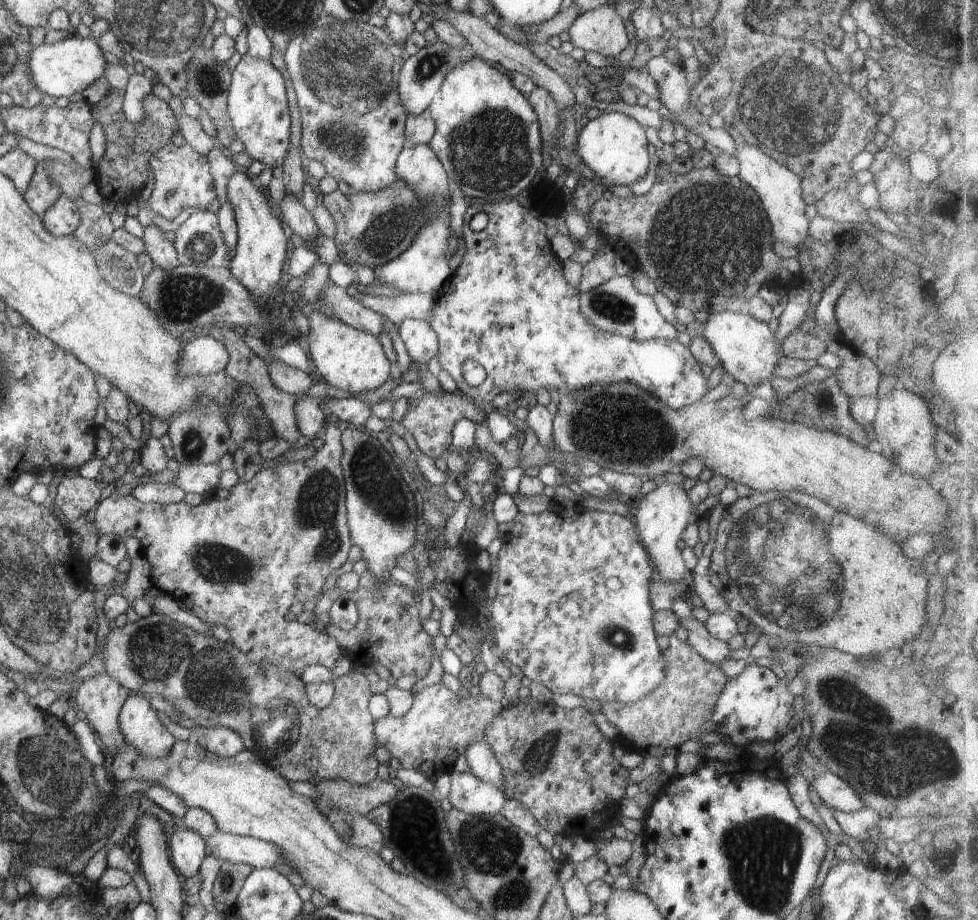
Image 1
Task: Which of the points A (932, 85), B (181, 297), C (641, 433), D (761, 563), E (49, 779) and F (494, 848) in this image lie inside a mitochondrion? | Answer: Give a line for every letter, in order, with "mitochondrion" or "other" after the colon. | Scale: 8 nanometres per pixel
A: other
B: mitochondrion
C: mitochondrion
D: mitochondrion
E: mitochondrion
F: mitochondrion

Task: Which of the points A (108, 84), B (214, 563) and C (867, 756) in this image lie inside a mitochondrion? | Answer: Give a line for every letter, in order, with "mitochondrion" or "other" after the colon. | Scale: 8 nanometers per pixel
A: other
B: mitochondrion
C: mitochondrion

